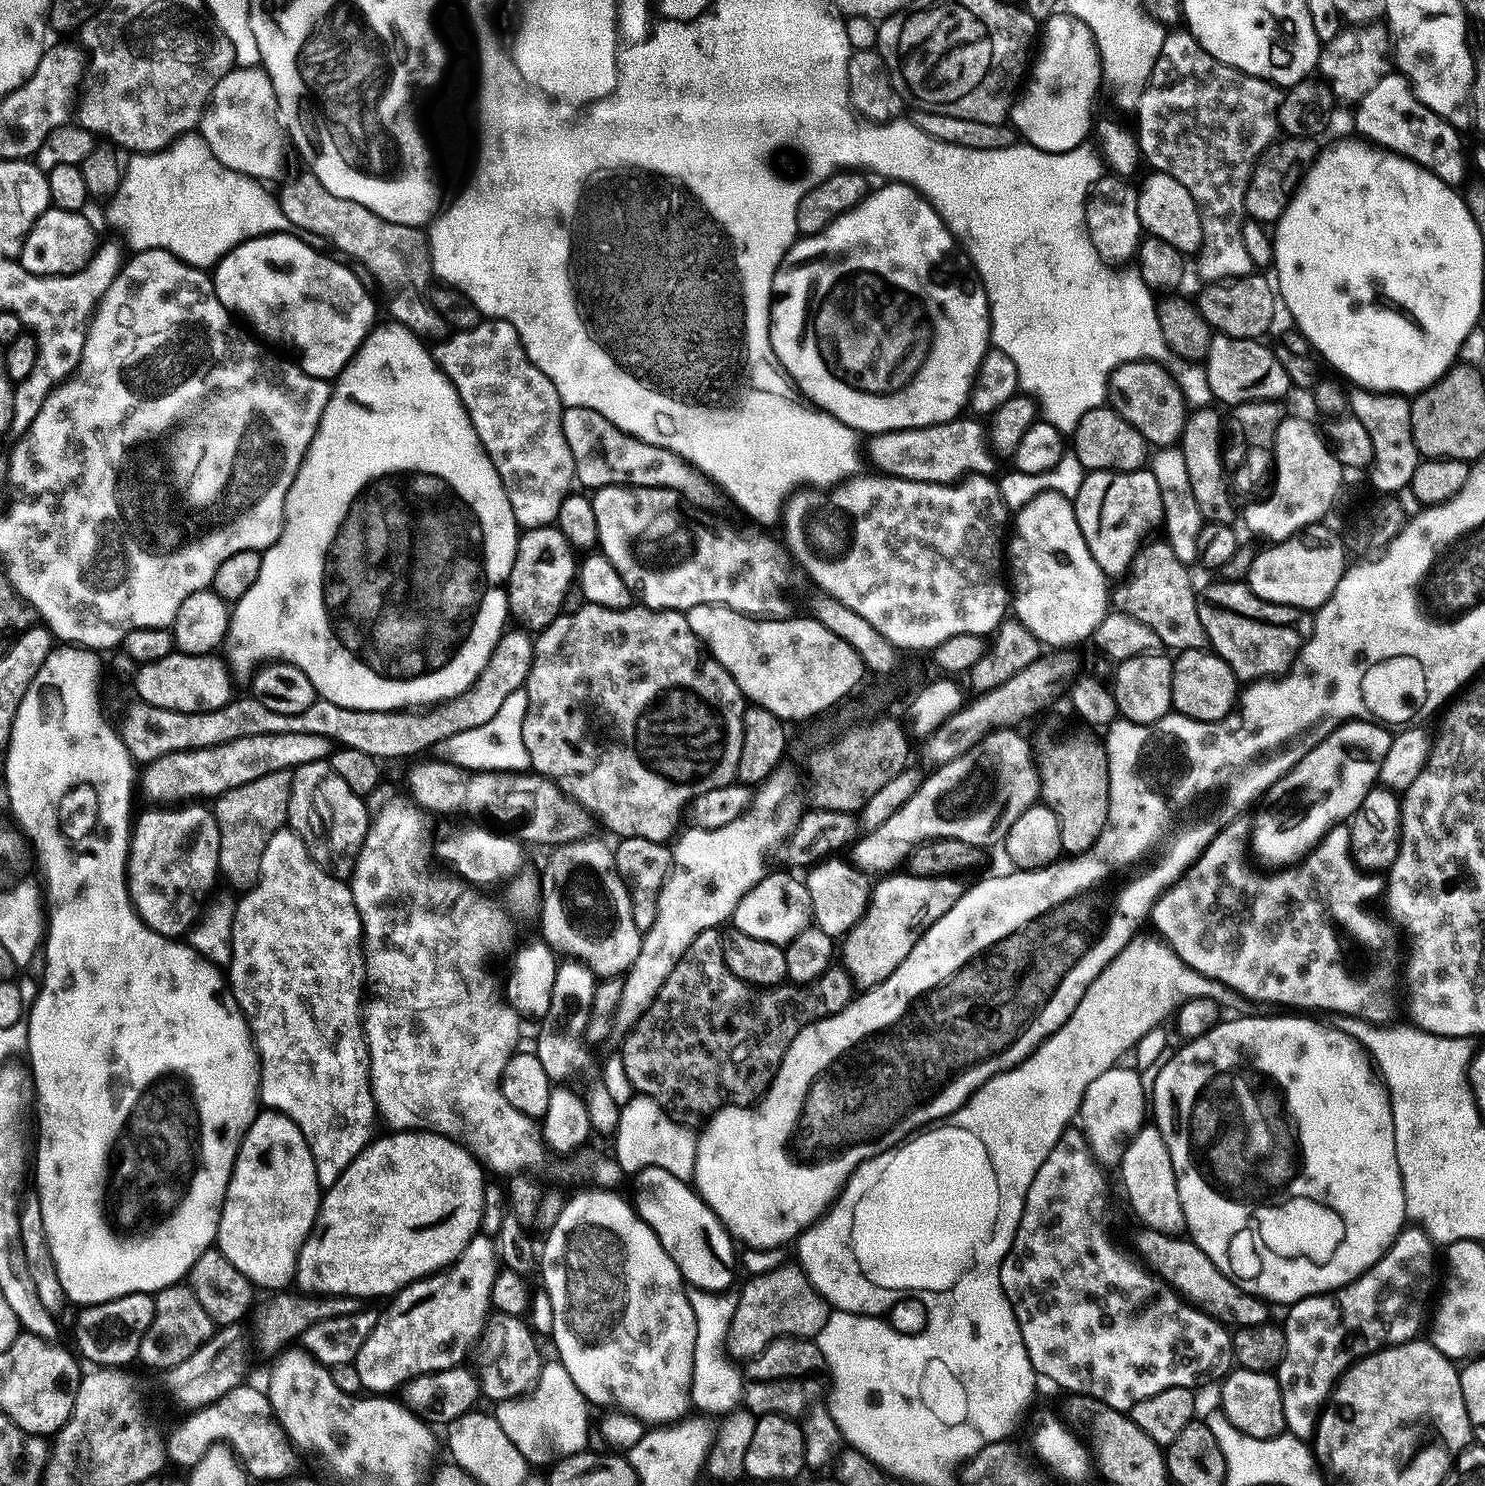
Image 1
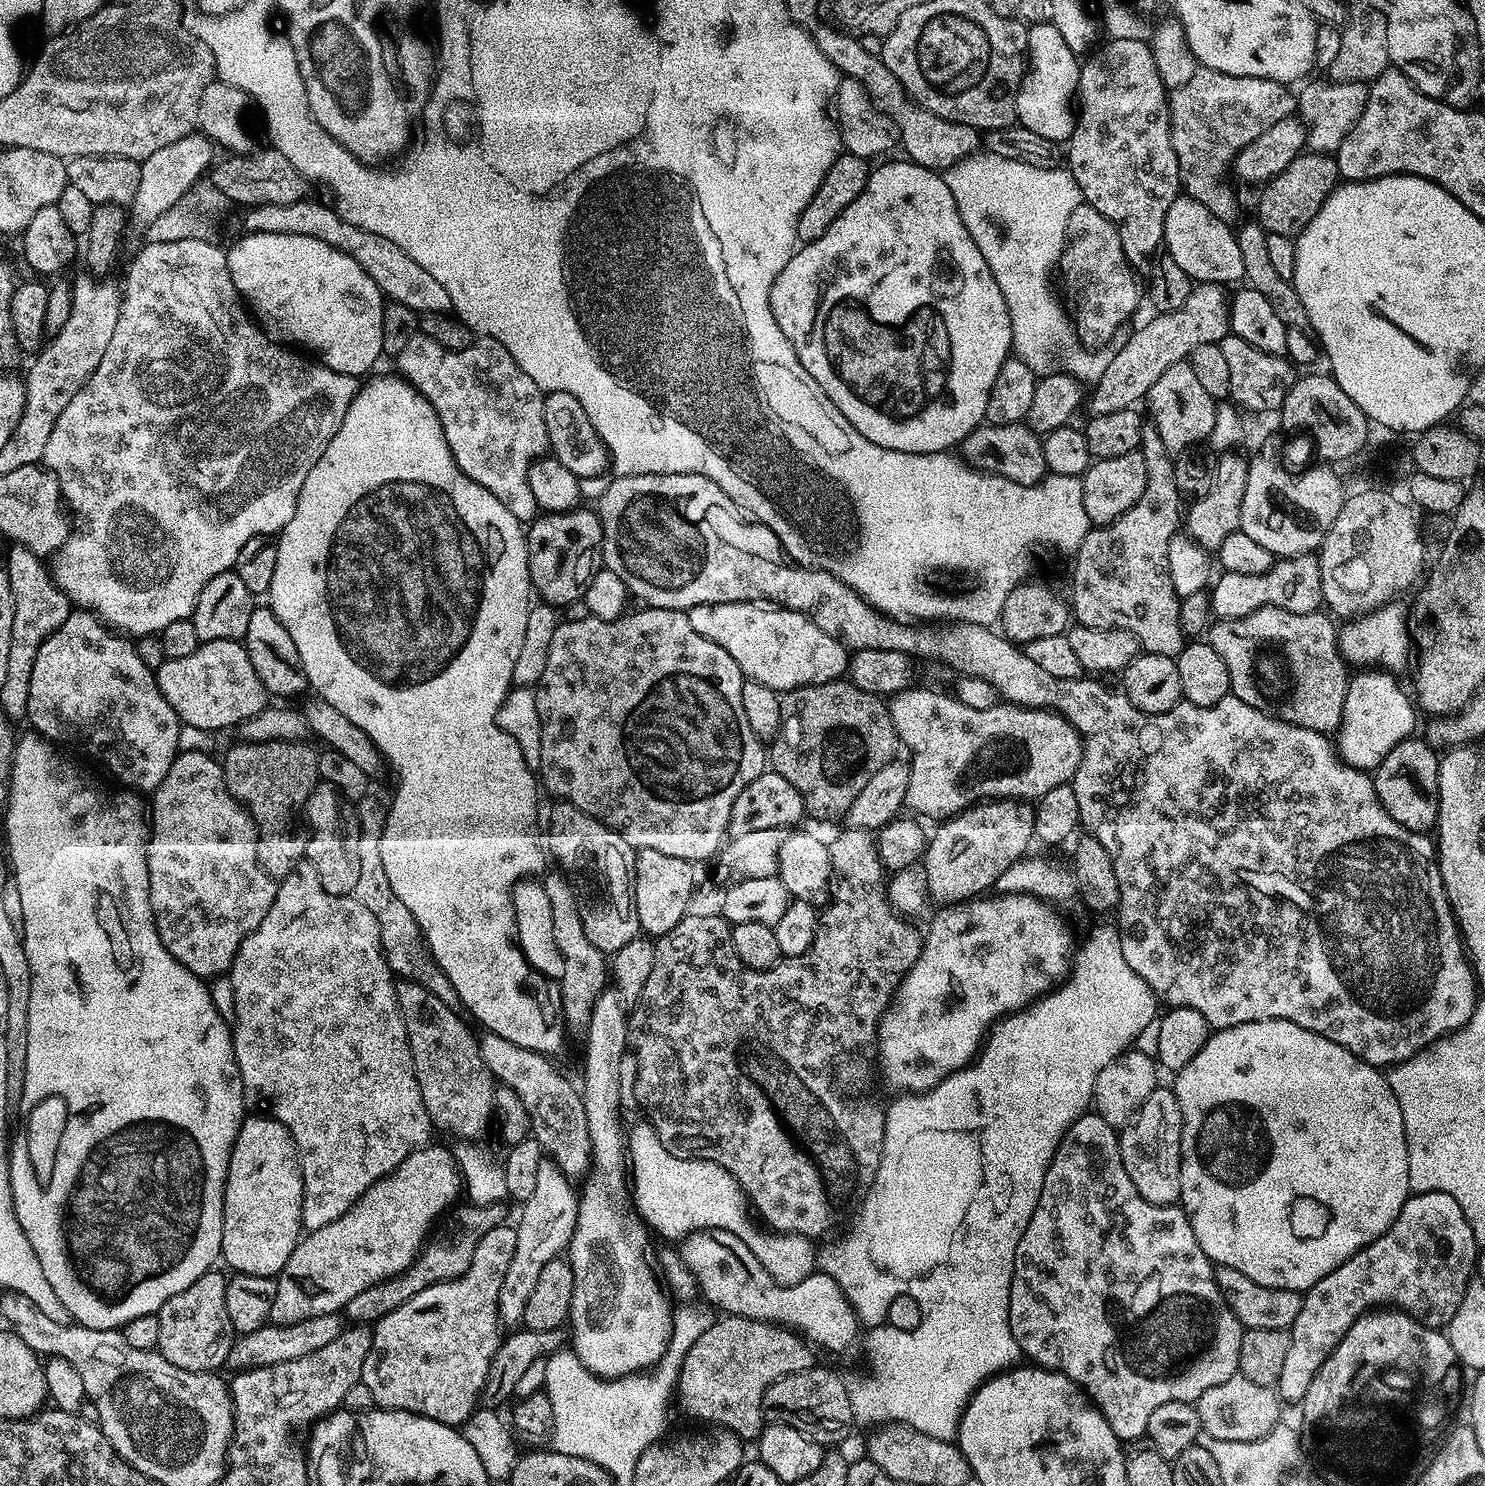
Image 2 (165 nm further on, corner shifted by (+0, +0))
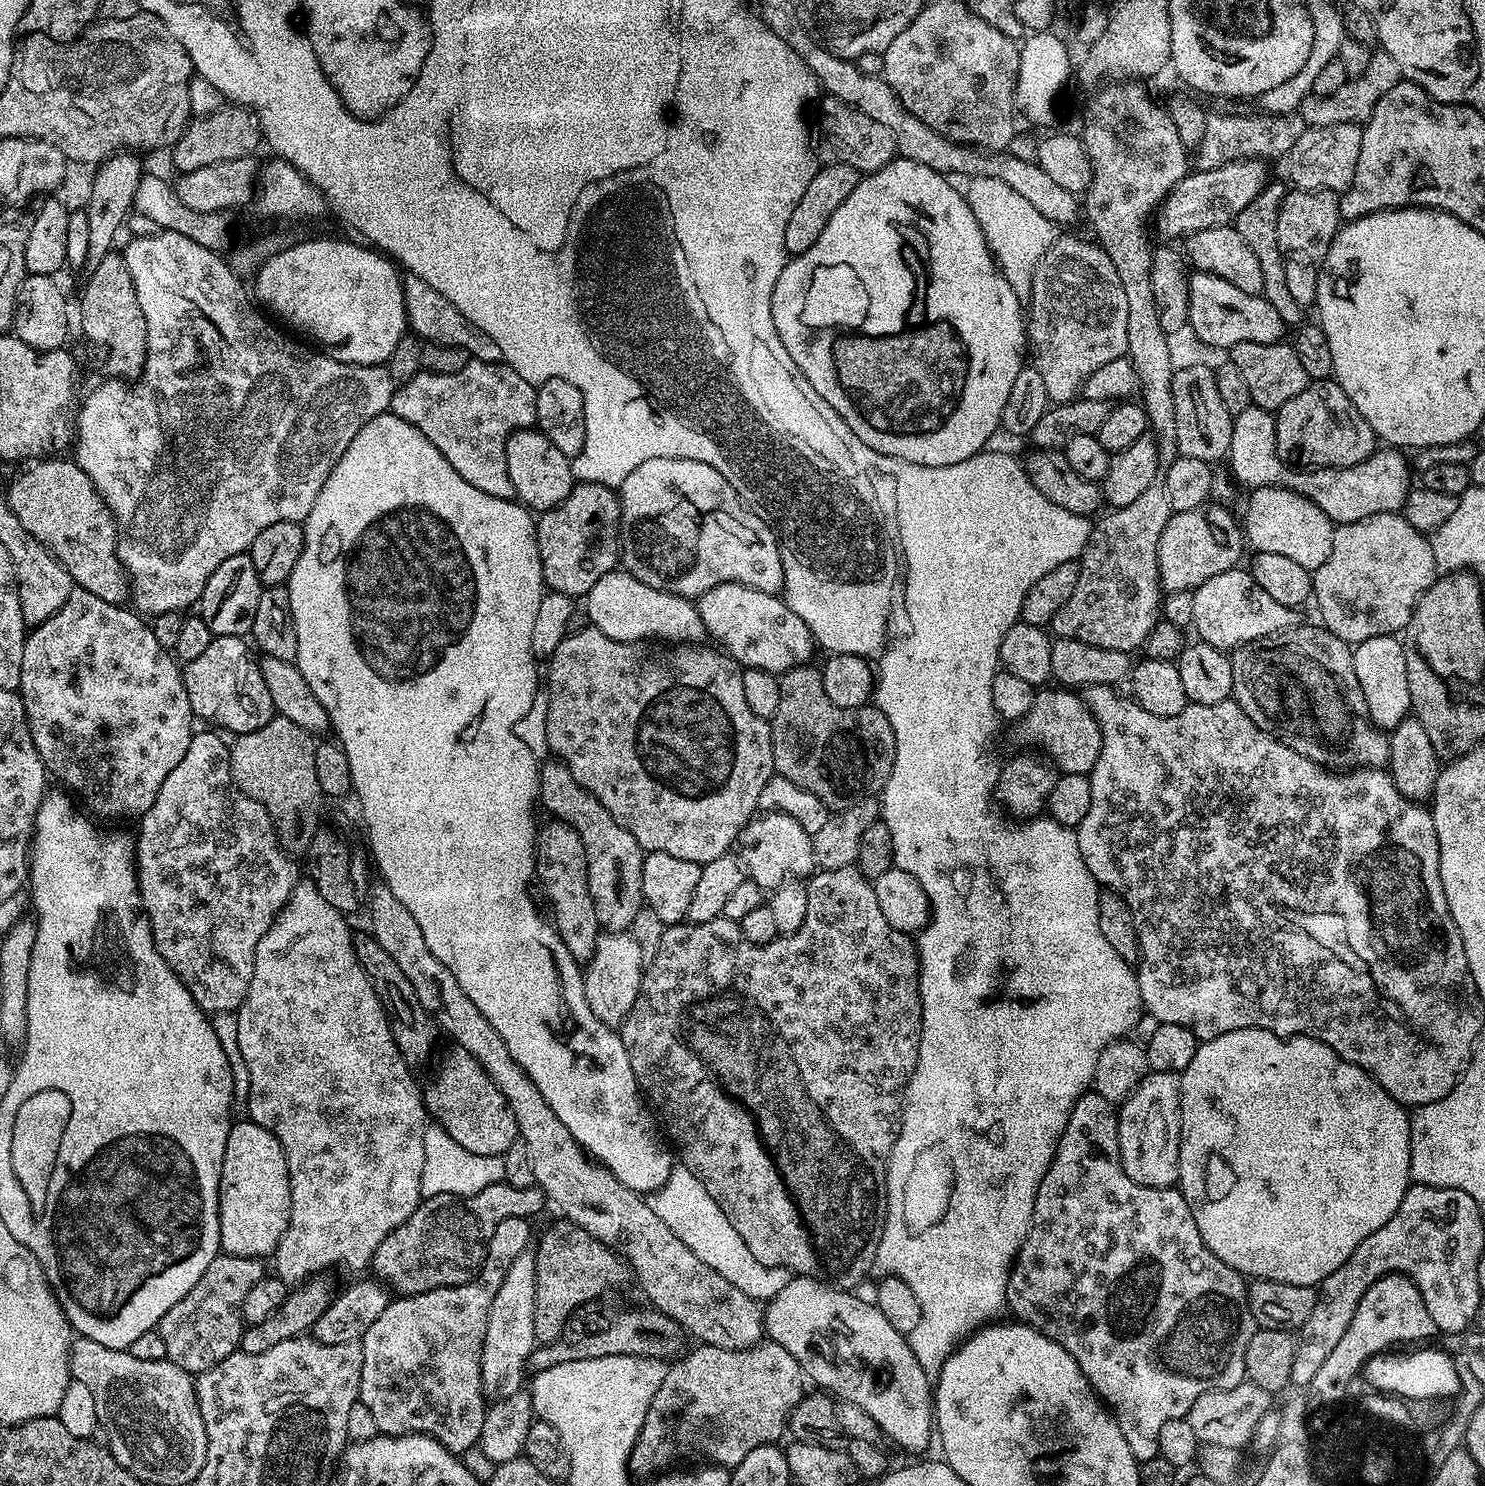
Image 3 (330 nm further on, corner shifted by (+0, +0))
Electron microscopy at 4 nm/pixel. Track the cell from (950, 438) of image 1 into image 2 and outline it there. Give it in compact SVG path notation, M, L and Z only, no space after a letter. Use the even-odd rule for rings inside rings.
M985 422L964 439L964 443L959 445L958 452L969 468L978 472L988 472L992 476L1001 476L1022 488L1039 485L1048 472L1041 437L1030 431L1024 422L1018 424Z

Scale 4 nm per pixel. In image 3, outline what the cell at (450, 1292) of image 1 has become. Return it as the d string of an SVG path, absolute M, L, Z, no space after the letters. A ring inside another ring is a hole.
M522 1218L504 1219L499 1224L498 1230L494 1230L494 1238L490 1238L488 1243L488 1253L484 1259L484 1265L480 1267L480 1272L474 1279L453 1288L439 1288L438 1290L430 1290L426 1294L400 1296L393 1299L386 1306L386 1310L382 1310L382 1314L374 1322L374 1326L370 1326L370 1330L366 1330L362 1341L362 1378L360 1379L359 1403L365 1404L369 1408L381 1434L386 1436L429 1436L457 1454L466 1453L479 1445L486 1409L486 1397L482 1386L482 1342L486 1338L486 1318L490 1314L490 1302L494 1302L494 1294L498 1294L498 1290L506 1278L506 1272L510 1270L510 1266L514 1266L516 1258L521 1256L523 1252L529 1251L530 1245L528 1243L532 1240L532 1226L529 1221Z

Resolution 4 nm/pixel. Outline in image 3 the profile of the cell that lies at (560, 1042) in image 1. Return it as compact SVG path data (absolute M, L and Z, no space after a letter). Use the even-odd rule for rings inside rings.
M552 818L549 821L536 834L536 876L552 907L551 923L555 924L562 942L566 942L566 950L570 950L577 964L584 966L594 954L594 946L602 934L598 914L594 914L594 902L590 898L586 846L578 830L562 820Z

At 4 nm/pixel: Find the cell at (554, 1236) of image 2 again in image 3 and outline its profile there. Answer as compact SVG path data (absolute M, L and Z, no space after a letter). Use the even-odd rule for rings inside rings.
M531 1251L523 1252L514 1260L514 1266L506 1272L506 1278L490 1302L490 1314L486 1318L486 1338L482 1342L482 1386L488 1398L499 1398L521 1391L526 1384L524 1372L528 1368L528 1358L532 1349L537 1347L534 1334L534 1294L536 1293L537 1257Z

